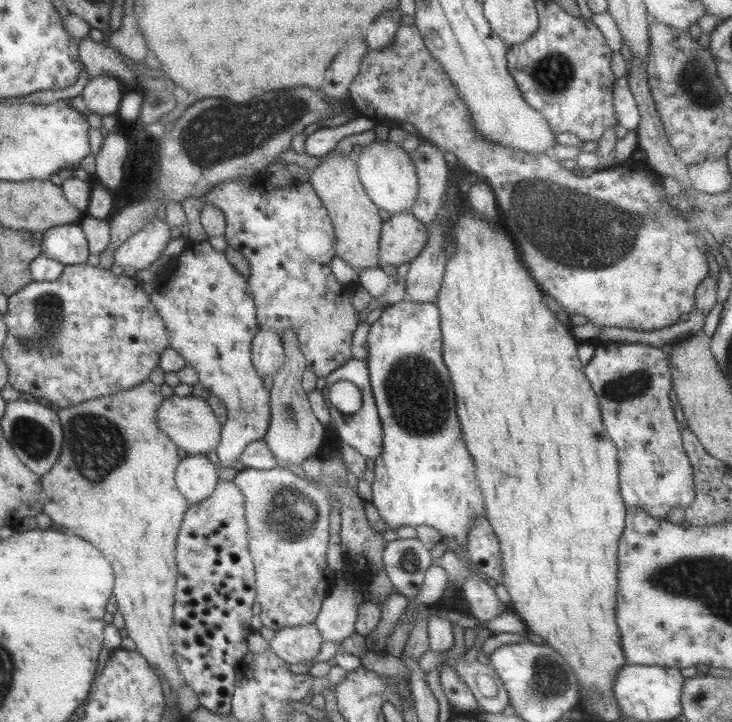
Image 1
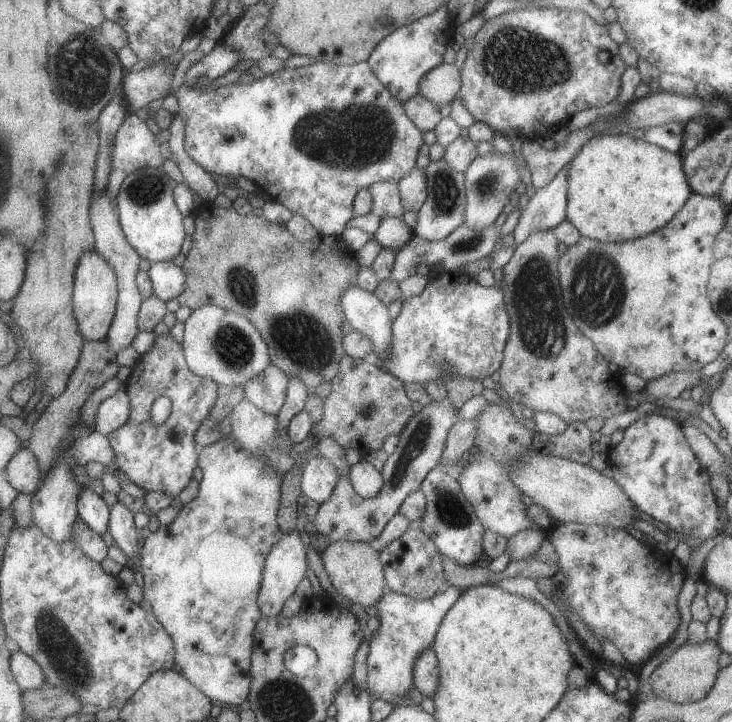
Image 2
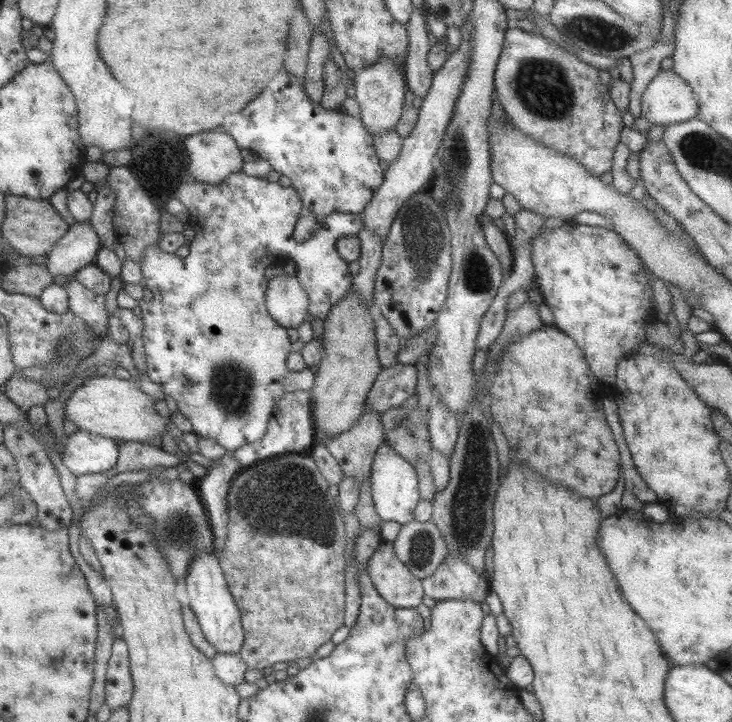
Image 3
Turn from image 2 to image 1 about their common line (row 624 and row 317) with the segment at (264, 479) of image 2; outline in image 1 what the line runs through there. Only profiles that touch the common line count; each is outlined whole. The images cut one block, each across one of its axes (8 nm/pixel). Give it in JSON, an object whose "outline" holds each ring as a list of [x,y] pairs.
{"outline":[[[196,241],[180,255],[168,260],[168,264],[158,274],[154,295],[150,296],[156,311],[163,319],[168,332],[169,346],[179,353],[186,365],[197,371],[198,382],[210,394],[216,396],[226,408],[226,420],[220,430],[220,441],[214,448],[218,458],[217,471],[231,467],[240,457],[246,444],[262,440],[271,420],[269,390],[261,383],[261,376],[254,369],[251,360],[251,343],[259,330],[256,321],[254,300],[247,292],[247,279],[240,276],[225,258],[224,253],[215,251],[208,241]]]}

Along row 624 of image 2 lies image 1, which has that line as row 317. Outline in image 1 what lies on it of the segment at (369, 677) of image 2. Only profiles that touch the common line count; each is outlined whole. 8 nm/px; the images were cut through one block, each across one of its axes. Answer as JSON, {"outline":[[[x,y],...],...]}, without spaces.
{"outline":[[[409,300],[396,302],[395,304],[387,305],[381,310],[381,314],[377,320],[369,325],[368,335],[366,338],[367,352],[366,352],[366,367],[368,368],[368,377],[370,380],[370,387],[376,404],[378,418],[382,427],[382,451],[379,452],[378,457],[374,461],[374,479],[370,484],[371,503],[373,503],[381,518],[385,521],[389,530],[396,530],[400,526],[431,526],[445,538],[454,538],[454,542],[465,549],[467,533],[474,524],[474,518],[480,514],[485,517],[483,512],[483,497],[478,485],[478,480],[475,476],[475,466],[469,451],[466,449],[463,435],[459,426],[458,416],[455,412],[455,399],[456,395],[453,390],[450,376],[442,359],[441,345],[442,338],[440,333],[440,320],[438,308],[433,302],[419,303],[411,302]]]}

